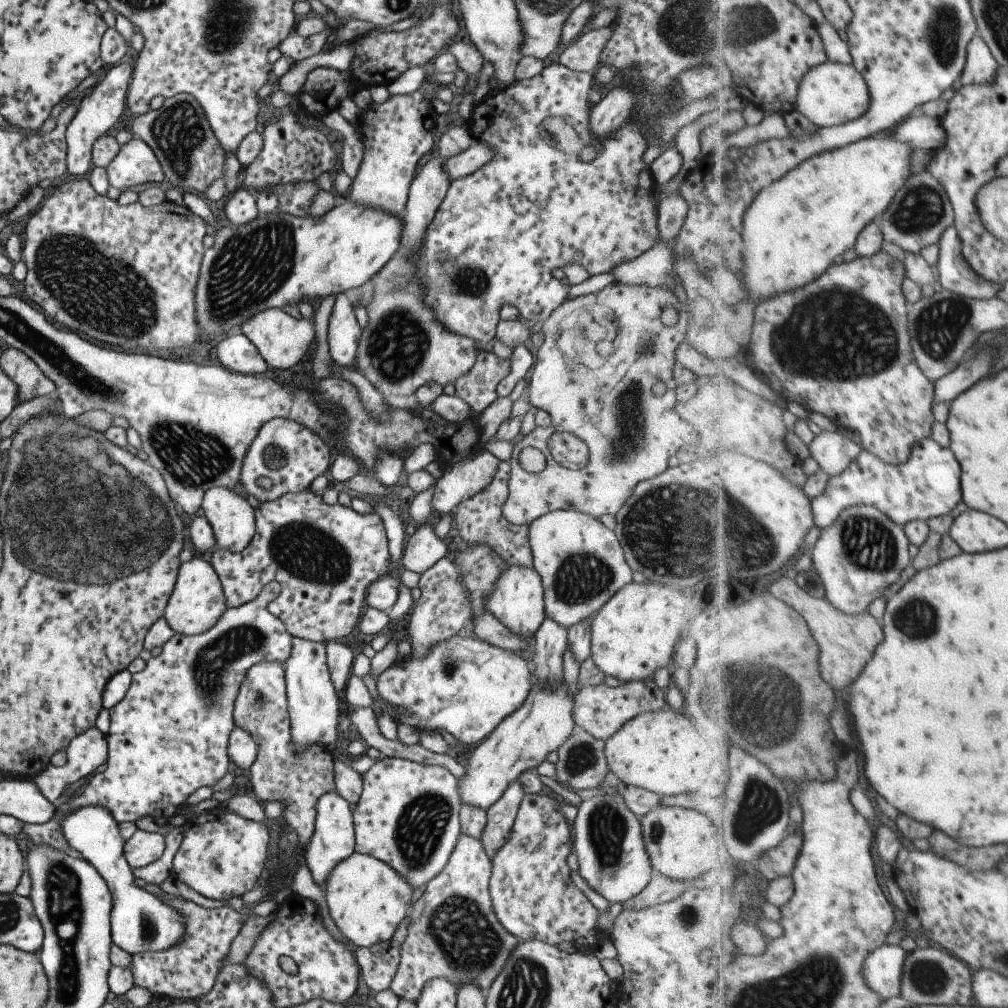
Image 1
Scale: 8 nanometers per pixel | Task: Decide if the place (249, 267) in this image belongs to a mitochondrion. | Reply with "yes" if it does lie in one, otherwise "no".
yes

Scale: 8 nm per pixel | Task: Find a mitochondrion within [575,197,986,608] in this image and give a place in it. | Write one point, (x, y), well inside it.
(837, 335)

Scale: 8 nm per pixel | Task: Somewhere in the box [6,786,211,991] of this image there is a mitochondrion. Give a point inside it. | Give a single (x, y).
(146, 923)

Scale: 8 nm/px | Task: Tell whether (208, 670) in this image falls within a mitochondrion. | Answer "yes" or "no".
yes

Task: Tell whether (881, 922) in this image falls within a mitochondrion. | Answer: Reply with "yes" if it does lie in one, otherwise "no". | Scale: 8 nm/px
no

